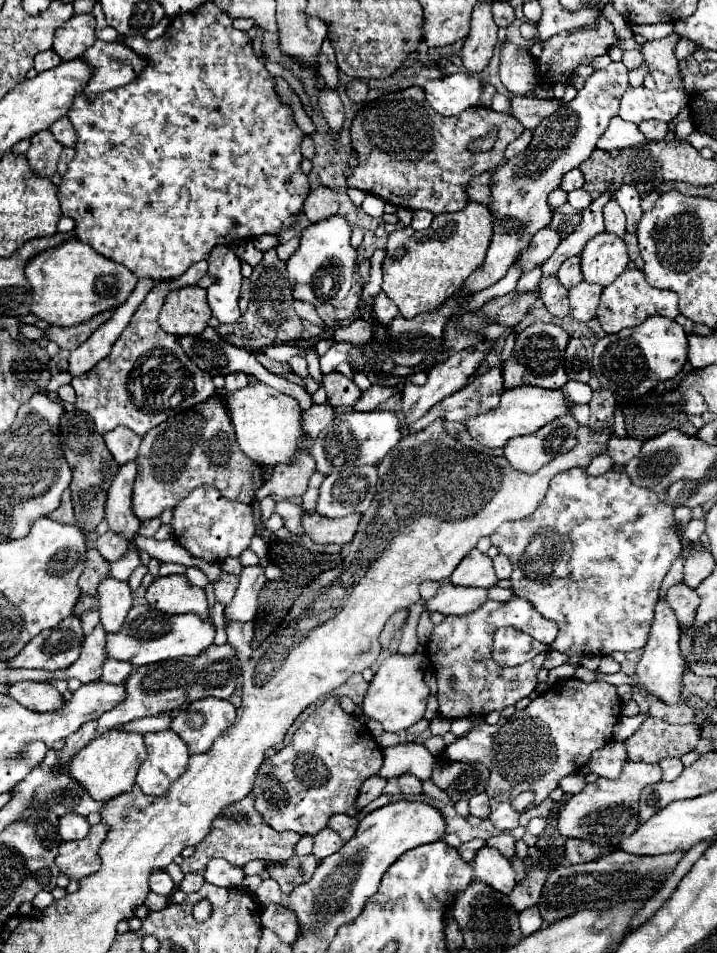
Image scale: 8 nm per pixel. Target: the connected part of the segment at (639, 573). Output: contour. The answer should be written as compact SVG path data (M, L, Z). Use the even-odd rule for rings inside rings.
M572 469L554 477L540 507L522 521L502 523L490 535L490 541L514 565L510 577L512 593L516 597L528 599L538 613L552 617L552 621L556 621L560 627L560 633L550 647L544 647L514 627L500 627L494 635L492 657L502 667L526 663L538 653L546 653L550 649L568 657L594 657L612 655L616 651L630 653L642 649L650 635L662 579L682 551L674 509L662 503L650 489L632 485L628 475L616 469L600 477L590 477L584 469Z

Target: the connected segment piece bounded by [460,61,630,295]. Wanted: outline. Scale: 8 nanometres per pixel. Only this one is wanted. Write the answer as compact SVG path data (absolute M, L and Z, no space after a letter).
M622 61L610 63L606 69L592 73L570 103L540 121L528 149L496 169L492 175L492 203L488 205L494 215L494 237L484 263L466 279L460 291L472 295L502 279L514 259L528 247L534 233L550 223L552 207L546 201L548 193L558 189L564 173L590 157L610 119L618 115L620 97L628 87L628 69Z

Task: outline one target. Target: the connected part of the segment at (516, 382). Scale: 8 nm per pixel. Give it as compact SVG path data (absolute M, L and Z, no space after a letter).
M554 323L530 325L516 335L516 345L512 355L502 363L504 389L514 389L520 385L540 385L548 389L560 389L566 385L568 375L564 371L564 351L568 345L568 333Z

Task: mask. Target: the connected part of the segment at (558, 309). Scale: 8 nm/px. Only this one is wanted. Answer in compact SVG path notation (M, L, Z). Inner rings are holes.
M544 277L538 285L540 289L540 299L546 305L546 309L554 315L554 317L566 317L568 315L568 291L558 283L556 277Z

